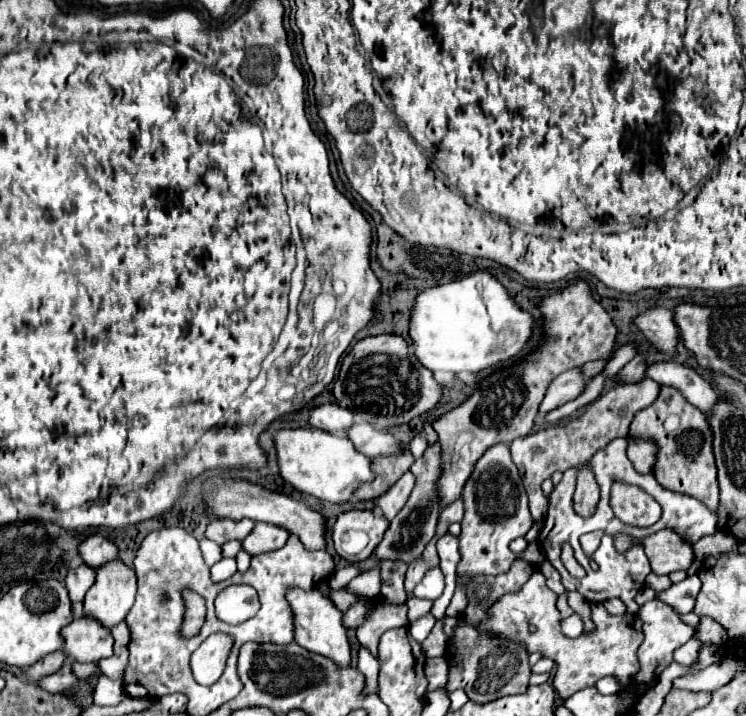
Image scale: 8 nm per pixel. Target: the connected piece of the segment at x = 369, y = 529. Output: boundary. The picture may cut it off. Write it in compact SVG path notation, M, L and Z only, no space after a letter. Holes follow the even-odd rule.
M352 509L342 513L334 527L332 527L332 541L334 541L334 549L336 553L348 561L348 563L360 563L364 559L368 559L368 555L372 553L372 547L376 547L376 543L380 543L384 531L388 529L388 521L380 515L376 515L374 511L360 511L360 509ZM346 531L364 531L366 533L366 543L360 551L356 553L348 553L342 545L344 533Z

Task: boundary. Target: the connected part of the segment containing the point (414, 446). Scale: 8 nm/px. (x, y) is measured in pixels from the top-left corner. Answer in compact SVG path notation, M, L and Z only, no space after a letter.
M418 433L418 435L410 441L410 451L412 451L414 457L422 457L422 453L424 453L426 447L428 447L428 439L426 439L422 433Z

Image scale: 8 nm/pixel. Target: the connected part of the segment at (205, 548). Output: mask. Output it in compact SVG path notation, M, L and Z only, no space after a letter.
M203 538L199 542L199 546L202 552L202 557L208 565L214 565L214 563L218 563L218 561L222 559L222 549L214 541Z

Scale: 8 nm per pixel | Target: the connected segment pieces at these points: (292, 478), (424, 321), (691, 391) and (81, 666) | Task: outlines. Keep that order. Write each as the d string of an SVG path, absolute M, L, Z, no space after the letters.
M314 427L280 429L274 433L274 447L278 457L280 477L294 489L314 495L330 503L346 503L352 499L352 491L366 481L372 481L370 459L356 453L346 437L334 437Z
M478 271L418 293L410 307L408 335L414 343L416 359L426 369L478 373L486 367L506 365L518 357L530 339L530 327L530 313L522 311L492 275Z
M672 359L654 363L646 375L656 383L676 387L688 399L688 403L692 403L700 411L708 411L718 401L716 389L706 377L700 377L690 367L684 367Z
M72 663L72 671L78 678L87 678L98 669L98 663Z

